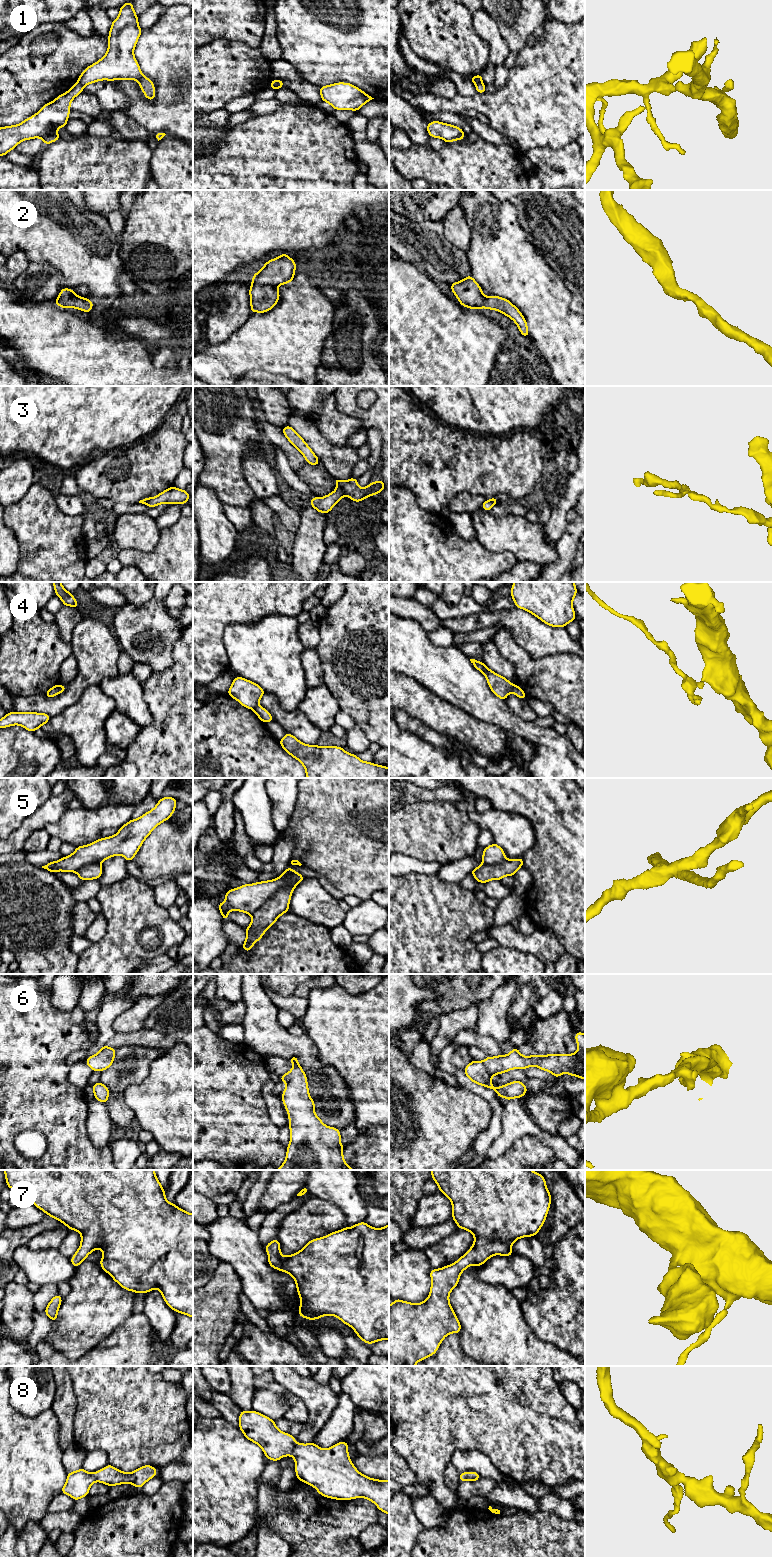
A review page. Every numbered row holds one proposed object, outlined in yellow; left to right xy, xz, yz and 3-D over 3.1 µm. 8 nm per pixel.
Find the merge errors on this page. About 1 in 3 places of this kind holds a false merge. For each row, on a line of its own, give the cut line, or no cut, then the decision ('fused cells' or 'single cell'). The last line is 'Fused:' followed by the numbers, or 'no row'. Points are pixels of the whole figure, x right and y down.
1: cut in xy along (78, 81), (83, 86); fused cells
2: no cut; single cell
3: cut in xz along (337, 486), (340, 486), (345, 494); fused cells
4: cut in yz along (514, 685), (512, 691); fused cells
5: cut in xz along (296, 881), (289, 880), (250, 914); fused cells
6: no cut; single cell
7: no cut; single cell
8: no cut; single cell
Fused: 1, 3, 4, 5

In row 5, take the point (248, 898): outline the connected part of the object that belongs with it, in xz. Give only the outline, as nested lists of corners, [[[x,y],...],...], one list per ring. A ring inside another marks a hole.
[[[300,874],[297,877],[280,875],[274,880],[259,881],[254,884],[247,883],[226,892],[225,901],[218,903],[218,908],[225,921],[229,920],[228,913],[231,910],[251,915],[279,892],[289,880],[295,880],[298,884],[305,879]]]

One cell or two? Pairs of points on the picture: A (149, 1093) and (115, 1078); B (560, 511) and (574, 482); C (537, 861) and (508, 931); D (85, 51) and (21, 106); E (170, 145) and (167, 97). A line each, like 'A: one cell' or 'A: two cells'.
A: two cells
B: one cell
C: two cells
D: one cell
E: two cells

